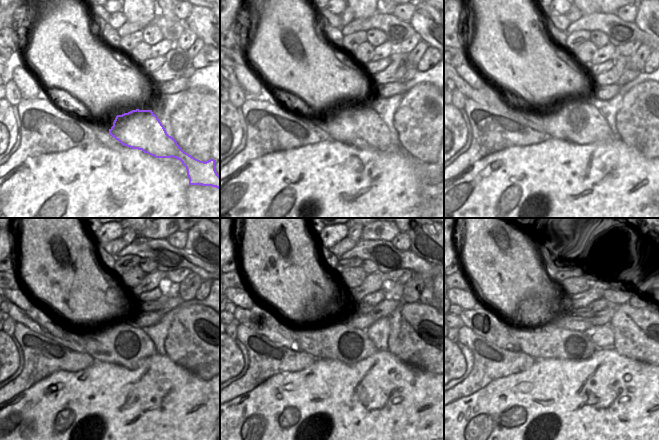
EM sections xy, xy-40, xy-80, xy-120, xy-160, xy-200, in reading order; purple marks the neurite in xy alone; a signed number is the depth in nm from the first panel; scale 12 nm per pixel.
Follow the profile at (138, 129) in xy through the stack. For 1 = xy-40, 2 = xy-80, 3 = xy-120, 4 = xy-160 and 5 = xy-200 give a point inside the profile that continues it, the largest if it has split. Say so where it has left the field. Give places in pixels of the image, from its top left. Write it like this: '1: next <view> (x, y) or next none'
1: next xy-40 (360, 126)
2: next xy-80 (578, 121)
3: next xy-120 (125, 344)
4: next xy-160 (338, 341)
5: next xy-200 (547, 341)

